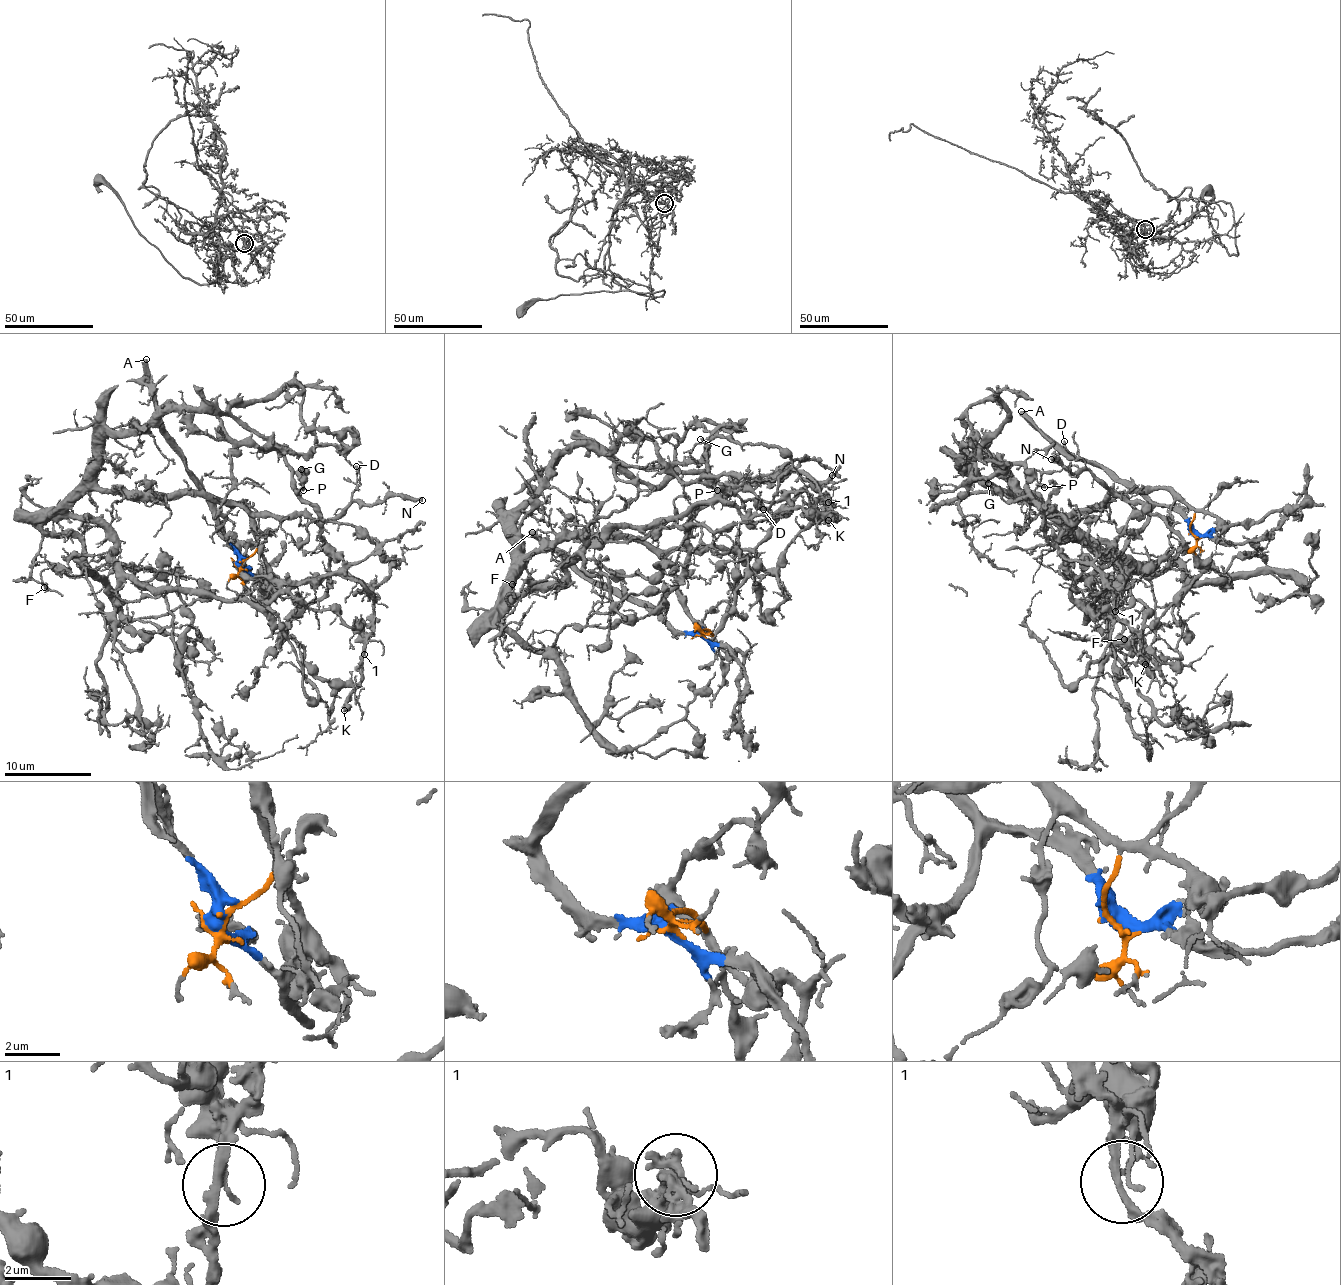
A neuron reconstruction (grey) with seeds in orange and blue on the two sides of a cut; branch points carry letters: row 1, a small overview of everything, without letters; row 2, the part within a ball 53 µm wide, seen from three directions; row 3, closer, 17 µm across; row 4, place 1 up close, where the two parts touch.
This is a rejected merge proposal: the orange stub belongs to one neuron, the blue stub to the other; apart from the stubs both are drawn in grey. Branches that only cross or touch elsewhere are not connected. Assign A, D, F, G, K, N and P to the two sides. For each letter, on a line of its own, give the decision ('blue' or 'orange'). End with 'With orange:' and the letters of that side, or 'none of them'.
A: blue
D: orange
F: orange
G: orange
K: blue
N: orange
P: orange
With orange: D, F, G, N, P

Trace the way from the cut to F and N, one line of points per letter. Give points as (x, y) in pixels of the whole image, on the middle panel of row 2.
F: (701, 632), (713, 633), (636, 540), (545, 543), (520, 568), (500, 628), (512, 584)
N: (701, 632), (714, 635), (688, 612), (665, 557), (681, 549), (749, 551), (784, 507), (832, 474)

